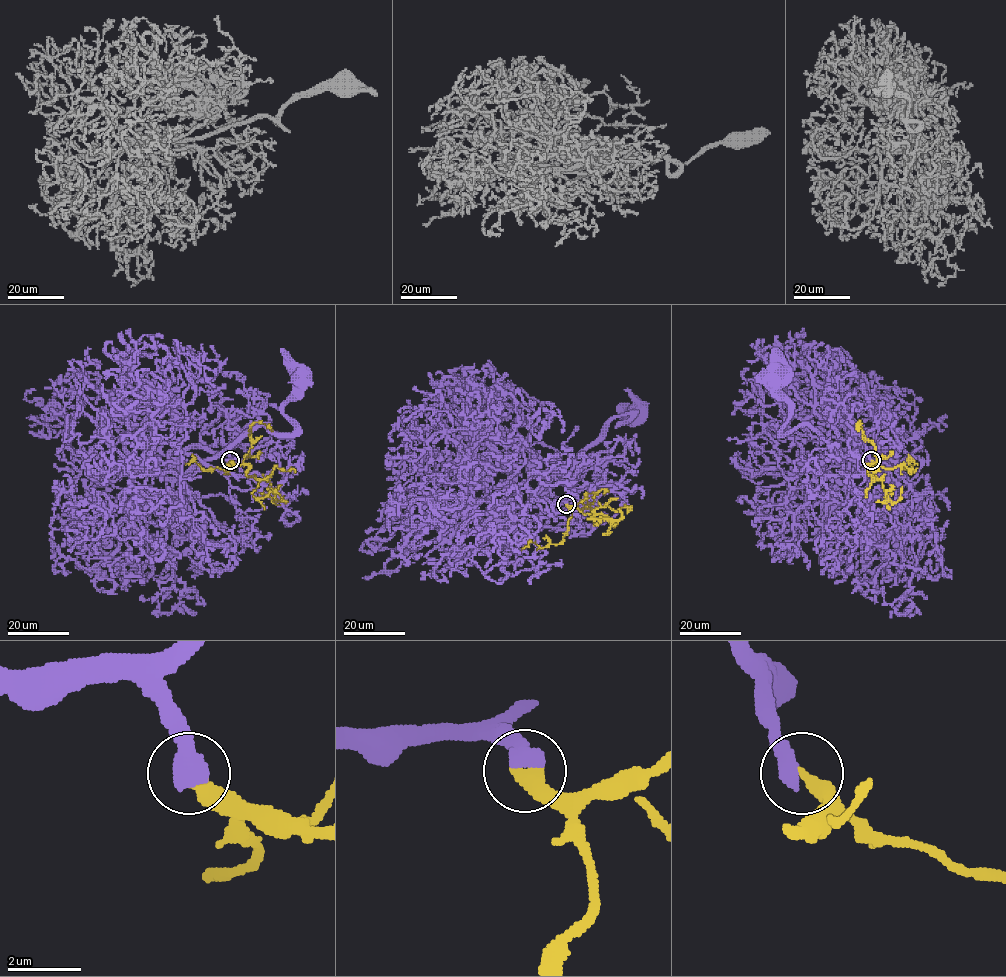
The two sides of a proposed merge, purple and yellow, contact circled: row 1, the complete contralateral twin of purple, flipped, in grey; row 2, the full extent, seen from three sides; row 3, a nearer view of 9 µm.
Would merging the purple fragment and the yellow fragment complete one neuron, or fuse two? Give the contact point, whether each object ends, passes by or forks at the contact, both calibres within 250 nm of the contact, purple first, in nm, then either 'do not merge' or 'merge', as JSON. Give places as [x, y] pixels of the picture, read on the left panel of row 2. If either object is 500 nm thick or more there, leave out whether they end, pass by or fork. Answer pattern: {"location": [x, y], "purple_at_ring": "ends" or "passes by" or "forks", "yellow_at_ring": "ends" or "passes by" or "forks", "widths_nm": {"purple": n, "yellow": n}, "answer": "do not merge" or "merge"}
{"location": [230, 460], "widths_nm": {"purple": 650, "yellow": 440}, "answer": "merge"}

